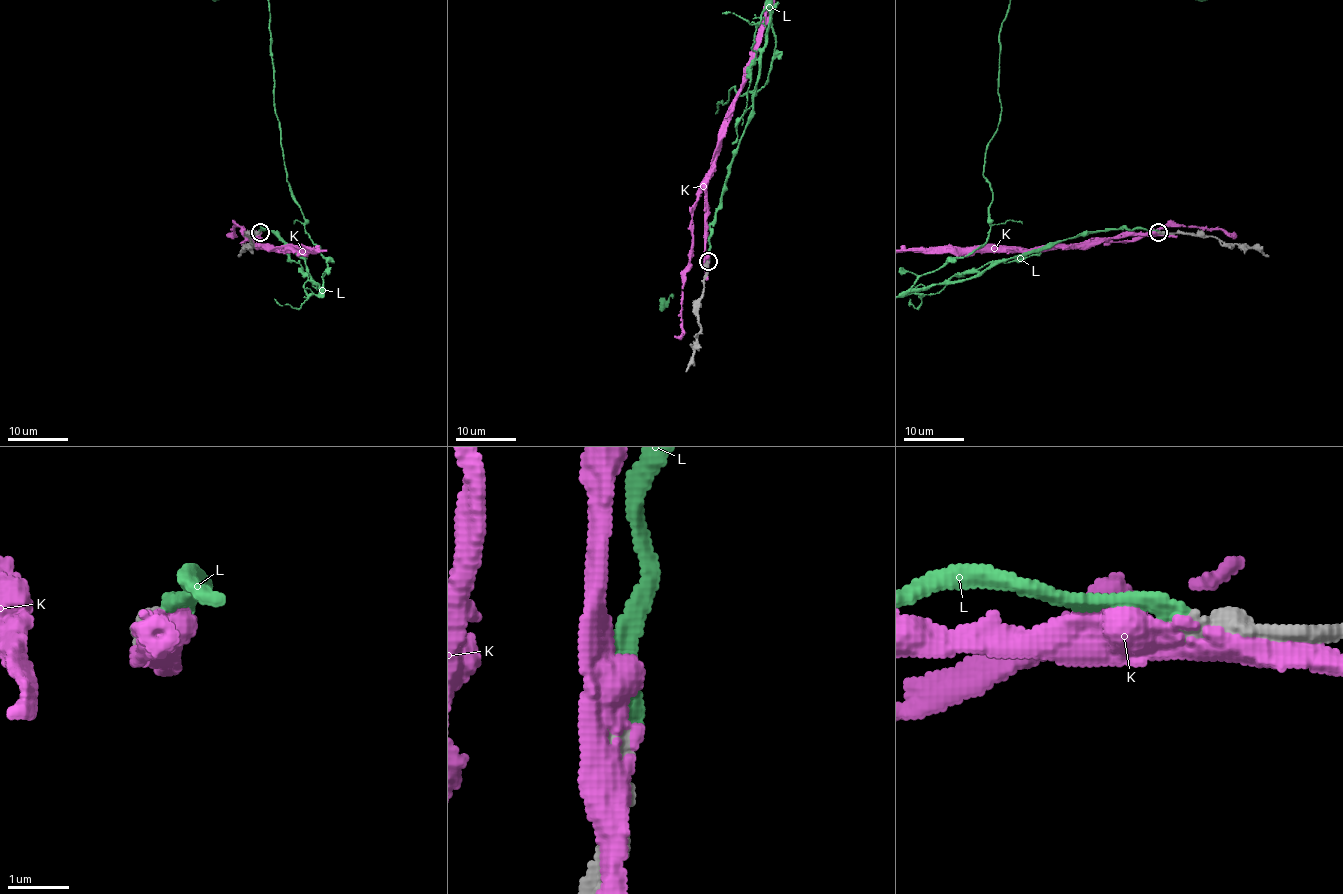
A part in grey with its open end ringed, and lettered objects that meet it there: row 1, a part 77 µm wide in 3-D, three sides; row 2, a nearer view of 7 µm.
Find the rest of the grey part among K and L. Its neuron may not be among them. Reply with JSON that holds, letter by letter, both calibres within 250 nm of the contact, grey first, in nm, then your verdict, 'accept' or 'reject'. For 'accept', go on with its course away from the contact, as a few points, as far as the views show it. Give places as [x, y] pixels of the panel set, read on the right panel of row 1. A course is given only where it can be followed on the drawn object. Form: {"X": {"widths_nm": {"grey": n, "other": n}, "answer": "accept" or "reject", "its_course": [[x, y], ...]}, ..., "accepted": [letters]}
{"K": {"widths_nm": {"grey": 440, "other": 400}, "answer": "reject"}, "L": {"widths_nm": {"grey": 440, "other": 280}, "answer": "accept"}, "accepted": ["L"]}

